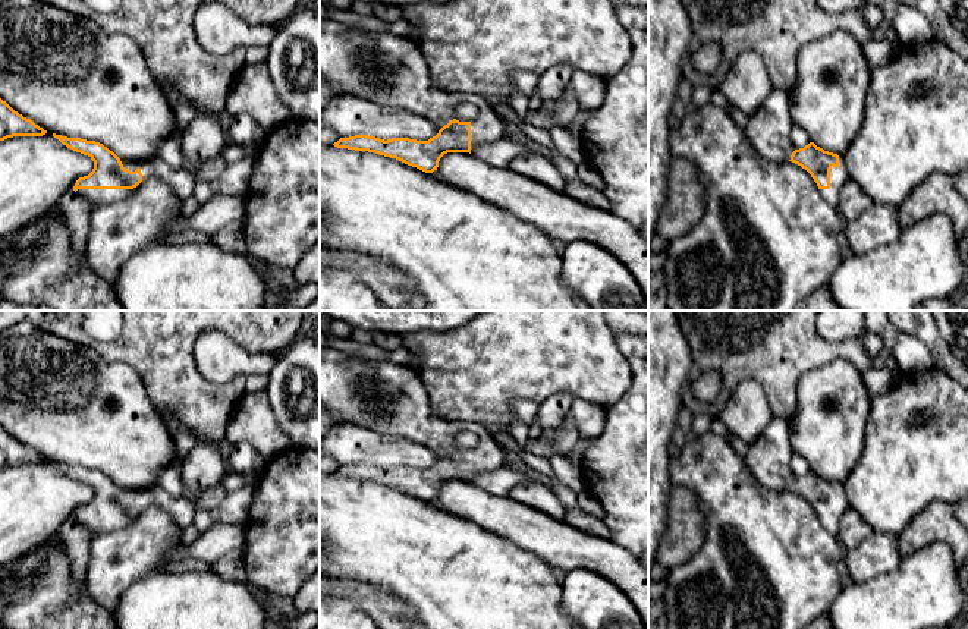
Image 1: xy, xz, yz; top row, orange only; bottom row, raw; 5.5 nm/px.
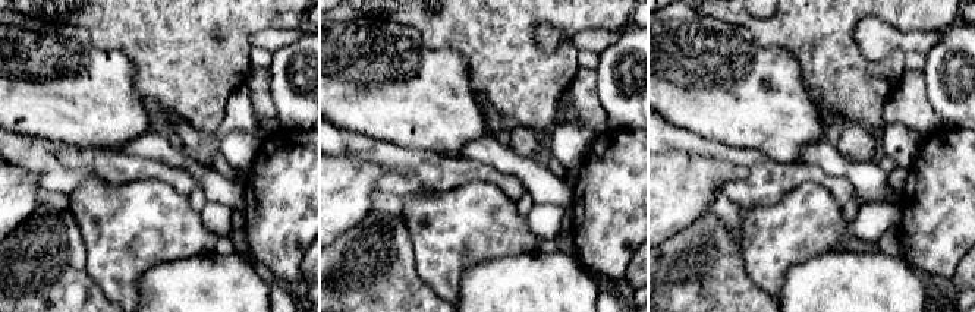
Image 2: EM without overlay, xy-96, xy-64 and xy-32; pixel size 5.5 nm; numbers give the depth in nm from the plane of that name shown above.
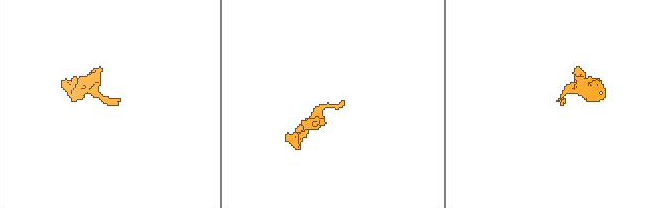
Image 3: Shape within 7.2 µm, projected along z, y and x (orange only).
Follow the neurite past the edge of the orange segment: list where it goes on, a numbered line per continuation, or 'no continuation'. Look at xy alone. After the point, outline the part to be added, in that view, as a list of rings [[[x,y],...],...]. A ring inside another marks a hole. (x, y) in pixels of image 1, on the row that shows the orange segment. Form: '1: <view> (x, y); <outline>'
1: xy (93, 195); [[[78,189],[76,194],[91,204],[110,204],[126,198],[133,189]]]

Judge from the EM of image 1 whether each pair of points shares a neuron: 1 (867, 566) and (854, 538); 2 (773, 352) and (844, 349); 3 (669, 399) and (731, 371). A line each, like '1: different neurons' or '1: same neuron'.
1: different neurons
2: same neuron
3: different neurons

